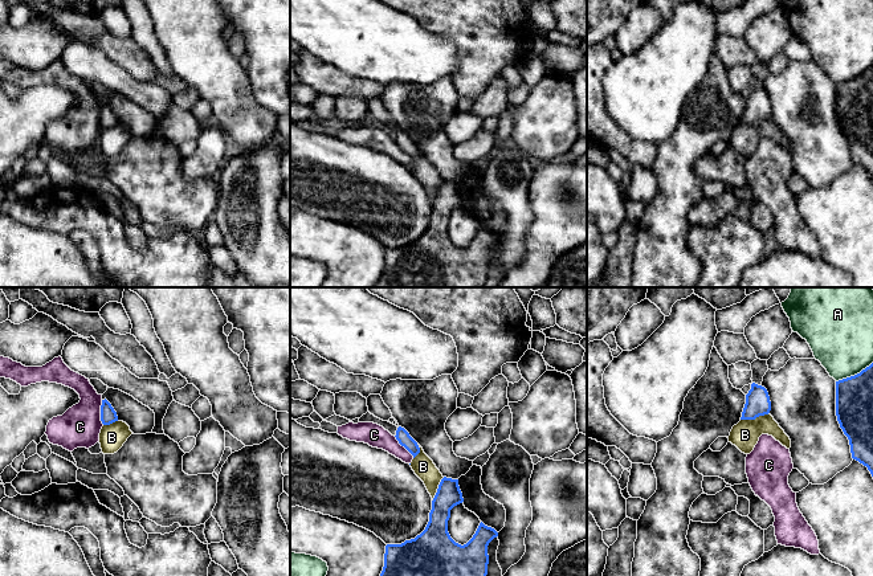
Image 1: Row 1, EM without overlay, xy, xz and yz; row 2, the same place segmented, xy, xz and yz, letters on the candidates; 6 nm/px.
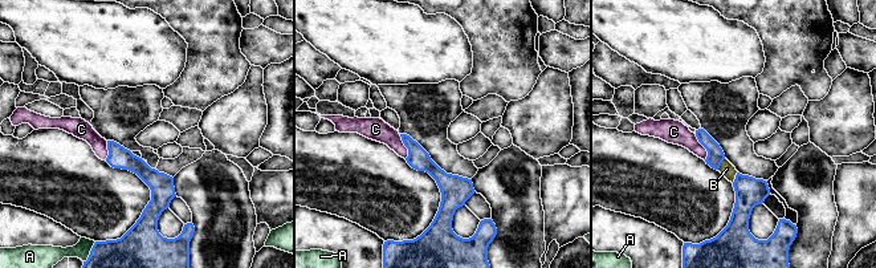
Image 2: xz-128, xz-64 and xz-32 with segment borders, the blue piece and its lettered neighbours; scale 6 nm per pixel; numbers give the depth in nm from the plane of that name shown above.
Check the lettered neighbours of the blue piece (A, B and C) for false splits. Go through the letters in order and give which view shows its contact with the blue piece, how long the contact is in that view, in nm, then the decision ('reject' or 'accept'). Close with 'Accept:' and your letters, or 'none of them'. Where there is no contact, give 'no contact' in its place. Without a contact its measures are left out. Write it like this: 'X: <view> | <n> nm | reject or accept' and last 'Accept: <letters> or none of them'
A: yz | 260 nm | reject
B: yz | 180 nm | reject
C: xy | 150 nm | reject
Accept: none of them

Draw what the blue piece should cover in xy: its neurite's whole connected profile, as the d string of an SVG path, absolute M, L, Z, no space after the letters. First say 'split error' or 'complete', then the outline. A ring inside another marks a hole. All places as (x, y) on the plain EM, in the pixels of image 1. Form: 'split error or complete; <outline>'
complete; M106 102L102 103L102 109L101 109L101 124L103 128L110 128L118 124L117 115Z

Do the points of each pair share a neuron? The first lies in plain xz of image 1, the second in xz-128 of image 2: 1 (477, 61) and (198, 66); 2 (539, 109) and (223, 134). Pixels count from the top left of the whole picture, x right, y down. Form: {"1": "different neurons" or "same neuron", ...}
{"1": "same neuron", "2": "same neuron"}

